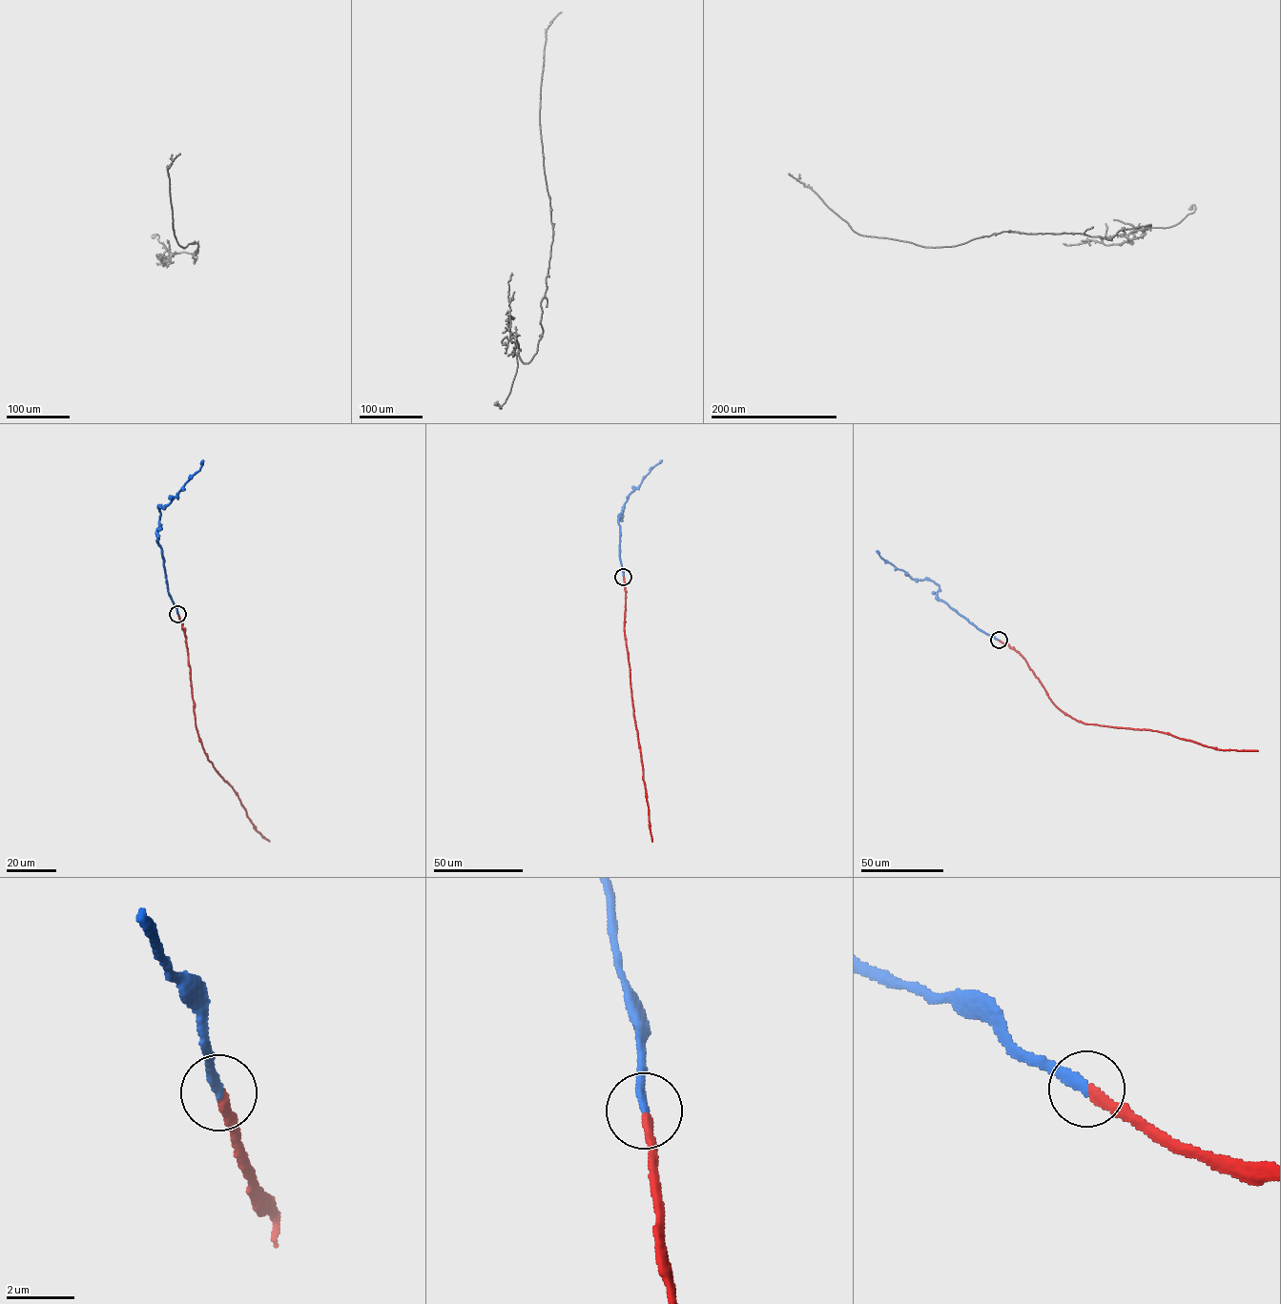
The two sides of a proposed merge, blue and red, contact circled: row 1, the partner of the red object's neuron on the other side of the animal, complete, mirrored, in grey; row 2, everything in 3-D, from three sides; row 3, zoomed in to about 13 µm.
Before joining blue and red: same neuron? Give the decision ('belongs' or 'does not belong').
belongs

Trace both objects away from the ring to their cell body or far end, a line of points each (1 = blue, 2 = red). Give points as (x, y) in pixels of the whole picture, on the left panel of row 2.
1: (178, 614), (169, 595), (162, 548), (158, 544), (160, 507), (168, 505), (197, 473), (203, 459)
2: (178, 614), (186, 642), (195, 724), (202, 747), (214, 766), (237, 795), (256, 830), (269, 841)

